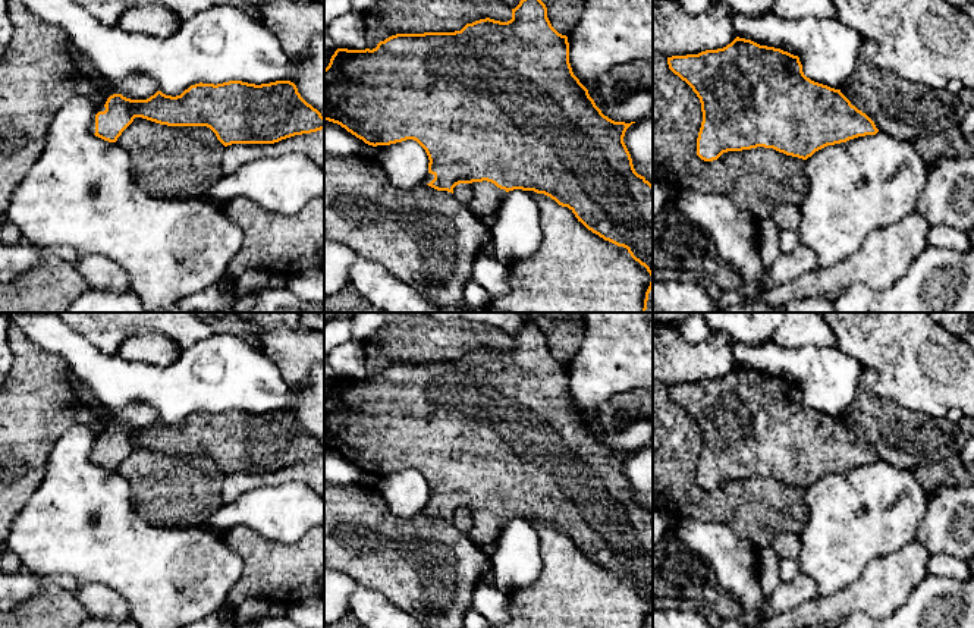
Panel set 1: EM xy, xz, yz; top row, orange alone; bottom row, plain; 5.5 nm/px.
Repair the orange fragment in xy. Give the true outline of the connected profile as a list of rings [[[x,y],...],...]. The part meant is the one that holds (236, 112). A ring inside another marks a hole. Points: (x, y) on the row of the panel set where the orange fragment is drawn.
[[[229,81],[223,84],[195,84],[180,95],[172,97],[157,91],[147,100],[131,100],[113,94],[97,107],[89,132],[104,141],[116,142],[122,132],[142,117],[167,126],[207,126],[224,145],[232,144],[274,144],[282,139],[324,129],[324,117],[308,104],[290,81],[270,84],[248,84]]]

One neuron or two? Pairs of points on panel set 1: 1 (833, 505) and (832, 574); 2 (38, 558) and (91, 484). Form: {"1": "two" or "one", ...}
{"1": "one", "2": "one"}

